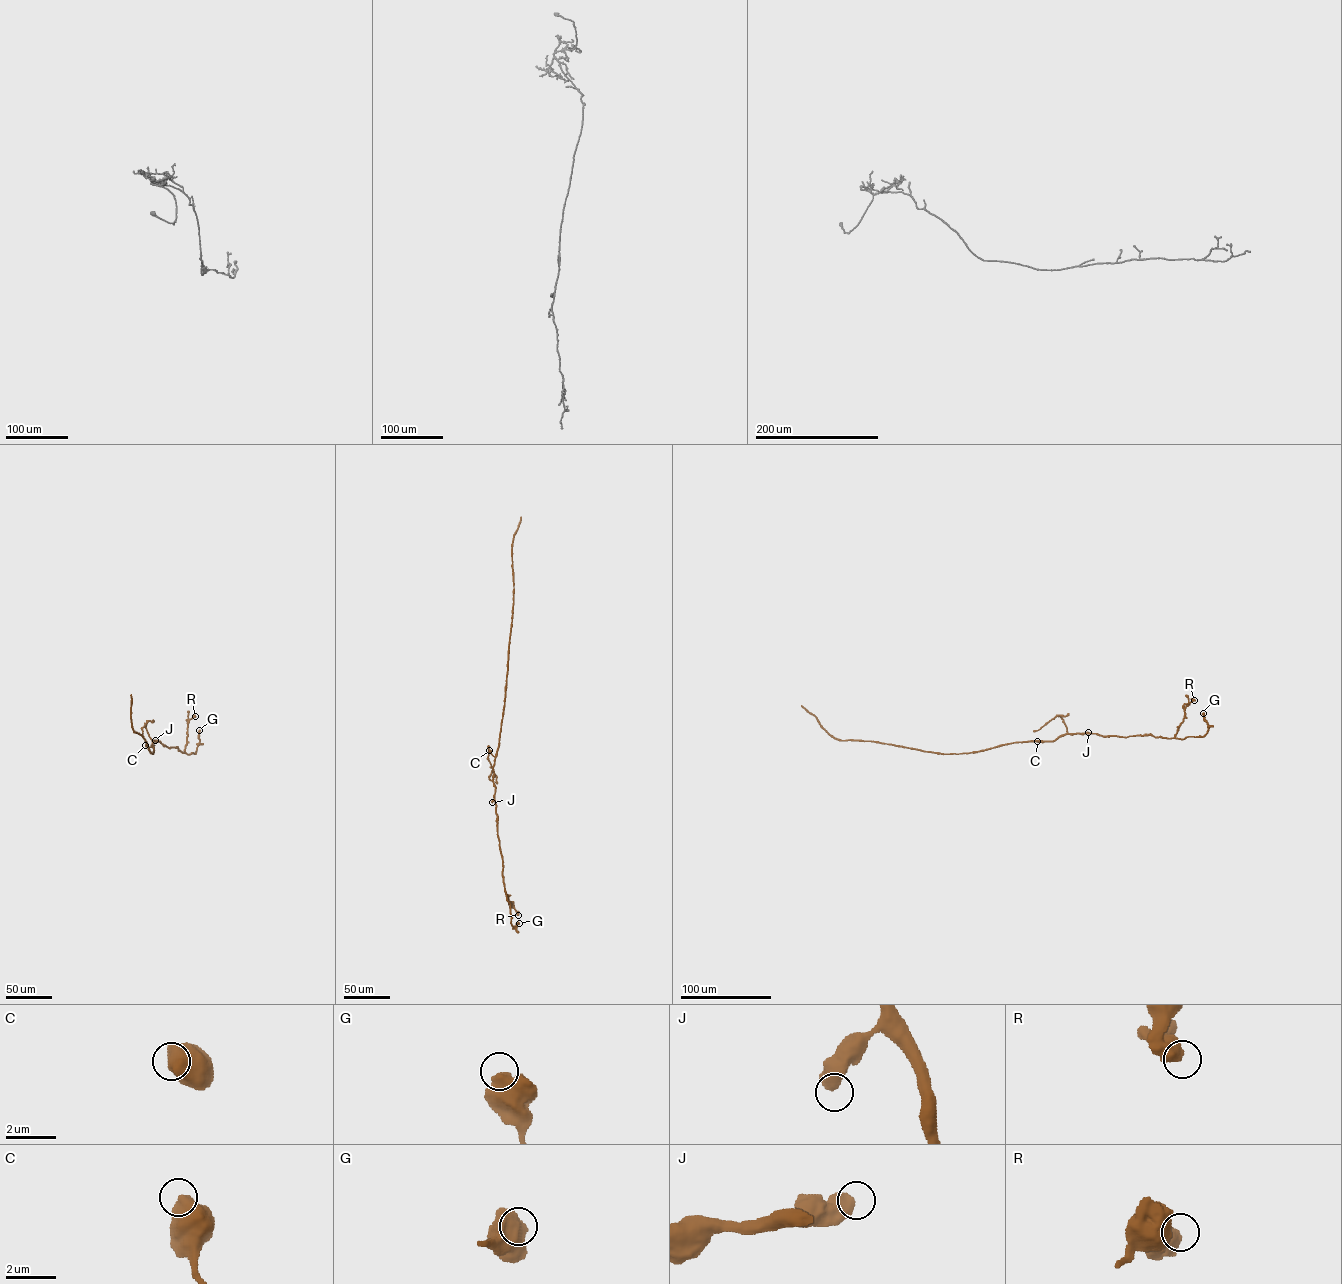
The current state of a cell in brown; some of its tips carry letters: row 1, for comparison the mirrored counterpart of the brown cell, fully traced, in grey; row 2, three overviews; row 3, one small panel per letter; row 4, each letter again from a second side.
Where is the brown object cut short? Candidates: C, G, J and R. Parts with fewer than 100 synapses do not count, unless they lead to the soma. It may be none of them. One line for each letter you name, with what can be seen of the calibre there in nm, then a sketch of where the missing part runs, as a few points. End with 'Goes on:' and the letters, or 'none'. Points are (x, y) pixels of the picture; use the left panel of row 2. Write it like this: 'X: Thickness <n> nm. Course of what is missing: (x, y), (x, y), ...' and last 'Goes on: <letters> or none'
Goes on: none

